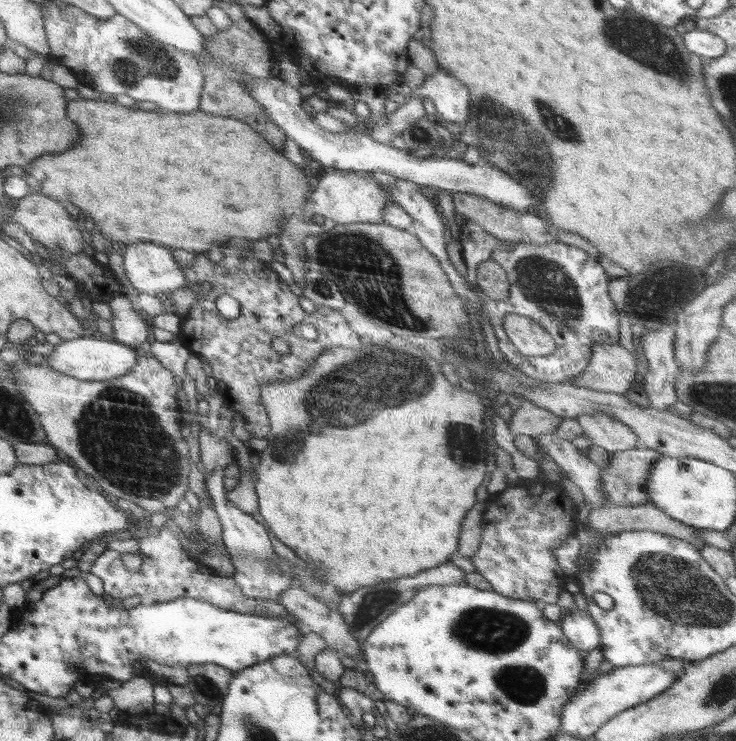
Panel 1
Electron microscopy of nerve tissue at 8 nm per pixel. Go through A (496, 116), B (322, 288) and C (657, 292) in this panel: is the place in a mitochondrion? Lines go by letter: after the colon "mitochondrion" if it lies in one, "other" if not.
A: mitochondrion
B: mitochondrion
C: mitochondrion

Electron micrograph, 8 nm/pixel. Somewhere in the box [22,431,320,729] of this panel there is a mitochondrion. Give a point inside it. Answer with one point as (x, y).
(203, 685)

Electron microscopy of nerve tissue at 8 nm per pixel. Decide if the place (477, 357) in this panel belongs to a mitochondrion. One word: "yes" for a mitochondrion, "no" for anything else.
no

